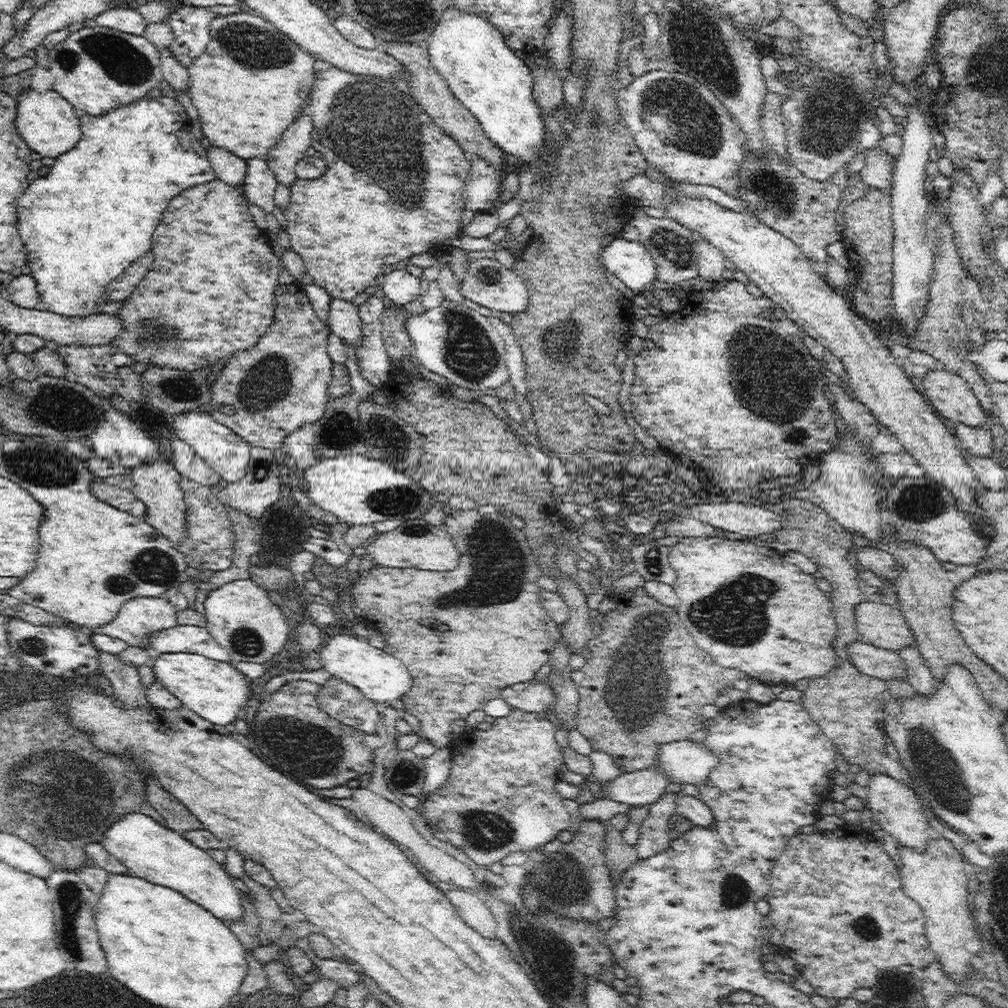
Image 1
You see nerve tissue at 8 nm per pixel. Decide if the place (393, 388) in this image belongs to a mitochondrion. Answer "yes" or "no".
no

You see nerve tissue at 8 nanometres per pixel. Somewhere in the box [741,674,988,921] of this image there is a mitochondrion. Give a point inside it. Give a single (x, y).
(940, 771)

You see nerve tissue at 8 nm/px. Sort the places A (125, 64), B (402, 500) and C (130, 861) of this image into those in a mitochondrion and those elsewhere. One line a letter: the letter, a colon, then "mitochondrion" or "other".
A: mitochondrion
B: mitochondrion
C: other

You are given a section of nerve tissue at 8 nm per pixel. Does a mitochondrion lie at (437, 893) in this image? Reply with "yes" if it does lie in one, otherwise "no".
no

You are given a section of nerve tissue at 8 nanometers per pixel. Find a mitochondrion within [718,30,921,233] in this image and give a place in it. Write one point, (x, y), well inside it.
(831, 125)

